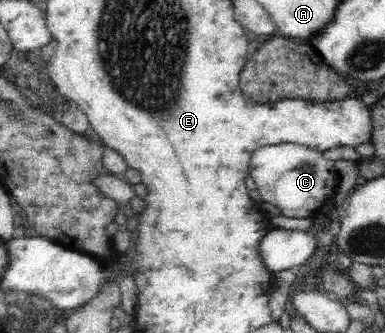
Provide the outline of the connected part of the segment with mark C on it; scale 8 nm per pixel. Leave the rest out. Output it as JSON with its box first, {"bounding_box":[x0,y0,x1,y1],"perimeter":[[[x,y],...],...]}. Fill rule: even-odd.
{"bounding_box":[249,143,339,218],"perimeter":[[[279,143],[256,149],[251,156],[249,175],[255,180],[263,202],[276,206],[280,214],[288,218],[313,217],[334,197],[339,182],[334,161],[297,143]]]}

